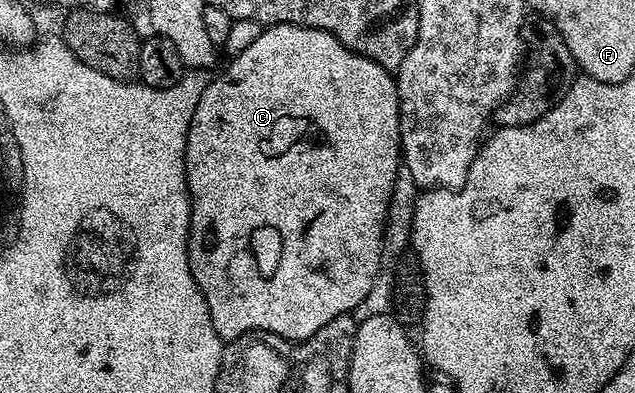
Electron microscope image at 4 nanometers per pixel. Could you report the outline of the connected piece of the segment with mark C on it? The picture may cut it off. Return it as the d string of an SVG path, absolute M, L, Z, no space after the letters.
M277 22L260 29L257 40L253 40L253 44L249 44L249 48L245 48L245 52L234 55L230 61L231 63L216 78L214 75L208 81L205 92L201 92L201 100L197 100L197 104L191 111L191 123L189 124L189 132L187 133L187 147L185 148L187 191L191 193L191 227L187 233L187 260L189 262L189 268L191 269L193 280L197 284L197 288L203 294L213 328L218 332L220 338L224 340L239 340L247 336L250 330L259 330L255 332L262 332L264 335L274 336L280 340L286 340L291 344L303 342L306 338L312 338L321 328L325 328L325 324L329 324L329 320L337 320L337 316L351 314L355 311L357 304L361 304L361 300L365 300L369 288L373 288L373 280L377 280L377 276L381 273L379 261L383 258L383 250L385 251L383 225L385 224L385 216L387 215L387 205L393 192L393 184L401 169L399 87L396 79L393 77L392 71L386 70L384 66L377 64L373 60L369 60L365 56L355 54L349 48L345 48L345 44L341 44L341 40L337 40L329 32L315 30L311 26L296 26L289 22Z

